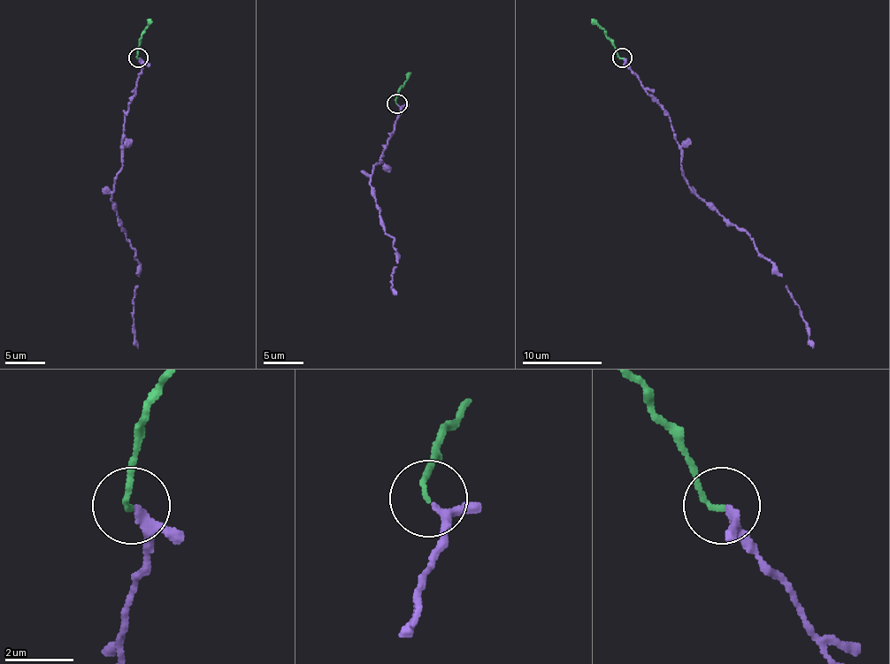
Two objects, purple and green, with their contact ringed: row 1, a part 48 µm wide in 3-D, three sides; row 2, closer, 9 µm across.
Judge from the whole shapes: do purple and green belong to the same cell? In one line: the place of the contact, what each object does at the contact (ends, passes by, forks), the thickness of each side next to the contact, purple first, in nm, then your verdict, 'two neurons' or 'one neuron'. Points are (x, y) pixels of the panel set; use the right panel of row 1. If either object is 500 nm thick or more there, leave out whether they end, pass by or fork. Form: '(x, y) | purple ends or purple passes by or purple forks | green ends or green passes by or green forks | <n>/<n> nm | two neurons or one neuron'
(622, 57) | purple passes by | green ends | 180/140 nm | one neuron

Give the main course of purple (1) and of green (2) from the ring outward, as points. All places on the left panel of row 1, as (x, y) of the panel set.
1: (140, 58), (141, 74), (124, 119), (121, 169), (111, 193), (111, 207), (140, 264), (134, 308), (137, 347)
2: (137, 58), (141, 33), (149, 19)

